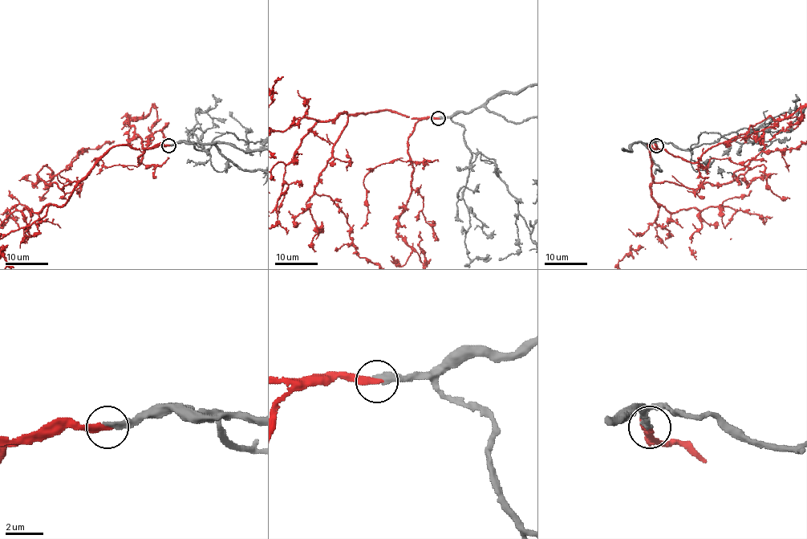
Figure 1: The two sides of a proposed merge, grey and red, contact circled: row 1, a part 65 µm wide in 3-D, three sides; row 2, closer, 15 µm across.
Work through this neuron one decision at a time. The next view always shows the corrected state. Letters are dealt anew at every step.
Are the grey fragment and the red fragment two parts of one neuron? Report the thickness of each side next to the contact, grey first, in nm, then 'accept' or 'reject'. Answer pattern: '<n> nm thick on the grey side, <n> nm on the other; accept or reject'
320 nm thick on the grey side, 340 nm on the other; accept

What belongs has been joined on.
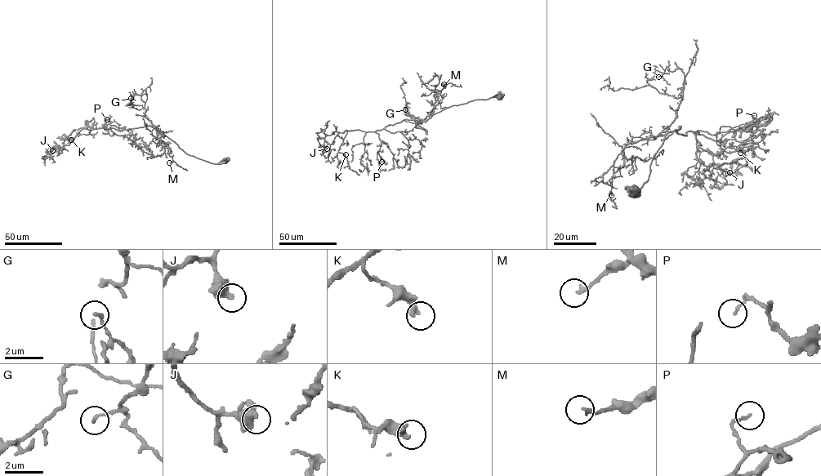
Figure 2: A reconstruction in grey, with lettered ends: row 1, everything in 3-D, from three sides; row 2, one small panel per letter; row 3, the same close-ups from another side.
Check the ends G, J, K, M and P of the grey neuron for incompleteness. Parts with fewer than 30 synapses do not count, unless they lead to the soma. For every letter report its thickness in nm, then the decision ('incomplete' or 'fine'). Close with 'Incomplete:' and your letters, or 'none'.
G: 160 nm thick; fine
J: 300 nm thick; fine
K: 300 nm thick; fine
M: 170 nm thick; fine
P: 120 nm thick; fine
Incomplete: none

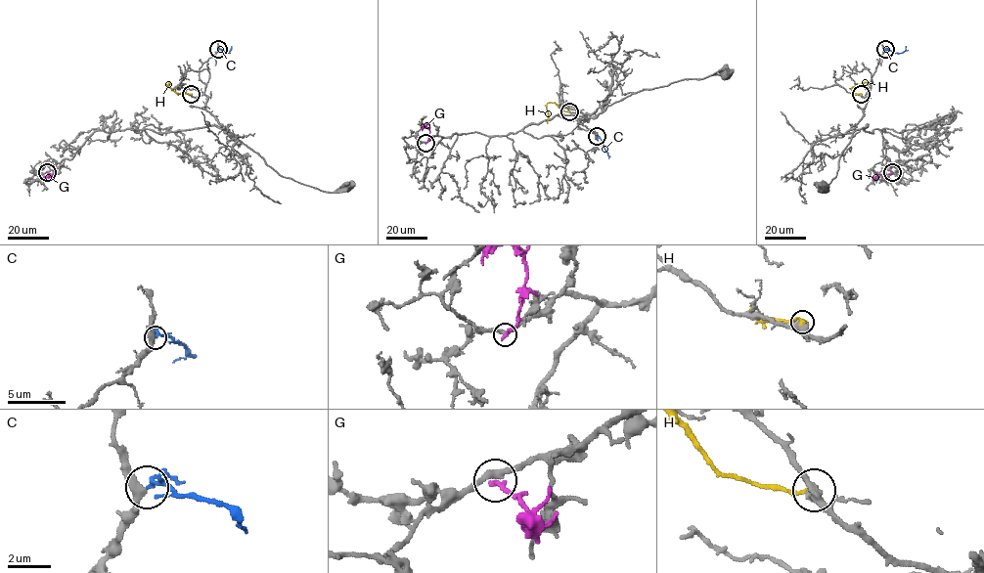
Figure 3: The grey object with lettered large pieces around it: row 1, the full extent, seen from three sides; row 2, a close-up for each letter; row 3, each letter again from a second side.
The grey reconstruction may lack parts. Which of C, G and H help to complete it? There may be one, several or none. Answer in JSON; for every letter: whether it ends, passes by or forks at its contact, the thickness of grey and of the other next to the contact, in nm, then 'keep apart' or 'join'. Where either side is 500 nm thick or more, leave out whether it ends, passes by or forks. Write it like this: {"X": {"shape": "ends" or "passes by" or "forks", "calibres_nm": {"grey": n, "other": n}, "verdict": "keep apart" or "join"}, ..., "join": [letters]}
{"C": {"shape": "passes by", "calibres_nm": {"grey": 380, "other": 140}, "verdict": "join"}, "G": {"shape": "ends", "calibres_nm": {"grey": 300, "other": 260}, "verdict": "keep apart"}, "H": {"shape": "ends", "calibres_nm": {"grey": 440, "other": 220}, "verdict": "keep apart"}, "join": ["C"]}

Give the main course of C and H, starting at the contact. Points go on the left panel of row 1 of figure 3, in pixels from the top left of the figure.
C: (218, 49), (228, 53), (231, 46)
H: (191, 94), (178, 94), (167, 86), (168, 83)

